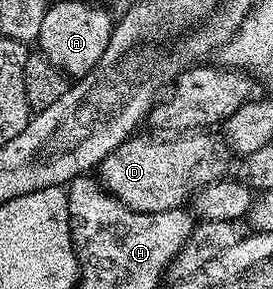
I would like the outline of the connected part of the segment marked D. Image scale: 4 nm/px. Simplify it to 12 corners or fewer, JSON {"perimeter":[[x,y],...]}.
{"perimeter":[[136,133],[99,162],[103,190],[177,211],[224,178],[218,134]]}

